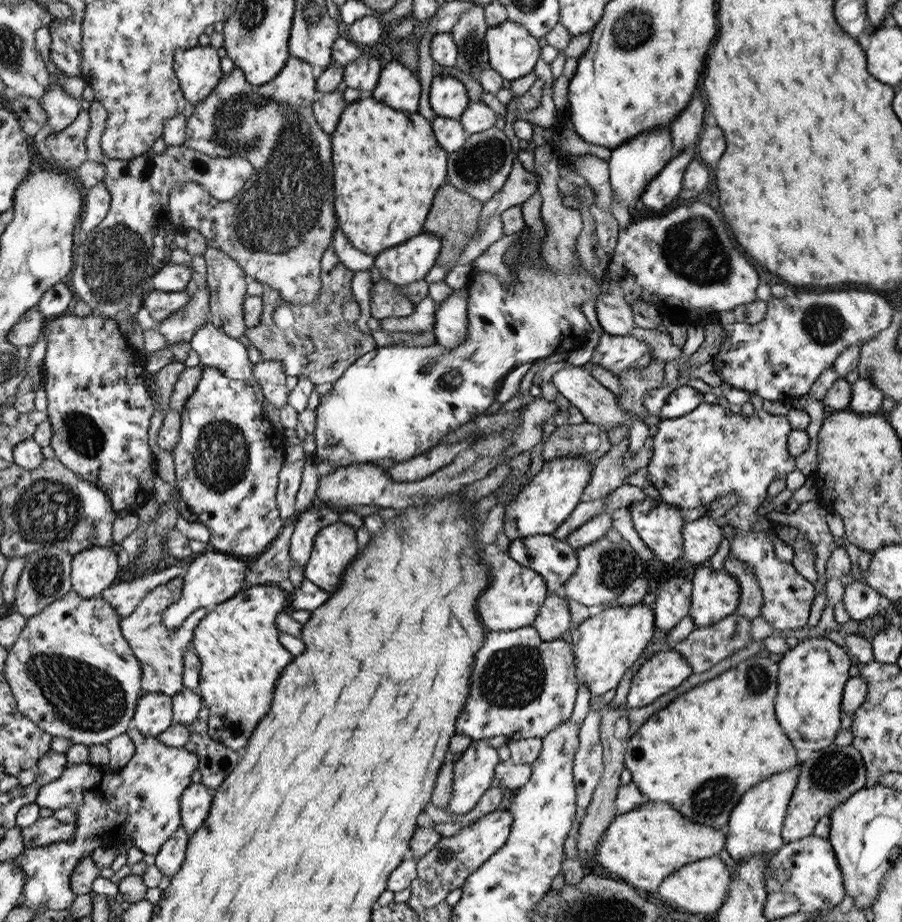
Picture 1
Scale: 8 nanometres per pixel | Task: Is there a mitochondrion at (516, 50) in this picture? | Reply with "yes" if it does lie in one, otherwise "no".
no

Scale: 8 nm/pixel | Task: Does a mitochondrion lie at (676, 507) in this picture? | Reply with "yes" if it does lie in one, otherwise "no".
no

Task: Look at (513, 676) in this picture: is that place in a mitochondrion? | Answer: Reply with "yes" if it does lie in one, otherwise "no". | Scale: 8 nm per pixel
yes

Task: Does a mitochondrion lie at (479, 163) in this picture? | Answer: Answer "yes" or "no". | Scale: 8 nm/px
yes

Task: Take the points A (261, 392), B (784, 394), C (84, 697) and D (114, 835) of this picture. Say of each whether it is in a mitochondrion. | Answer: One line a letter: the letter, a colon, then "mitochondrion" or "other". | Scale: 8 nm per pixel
A: other
B: other
C: mitochondrion
D: other

